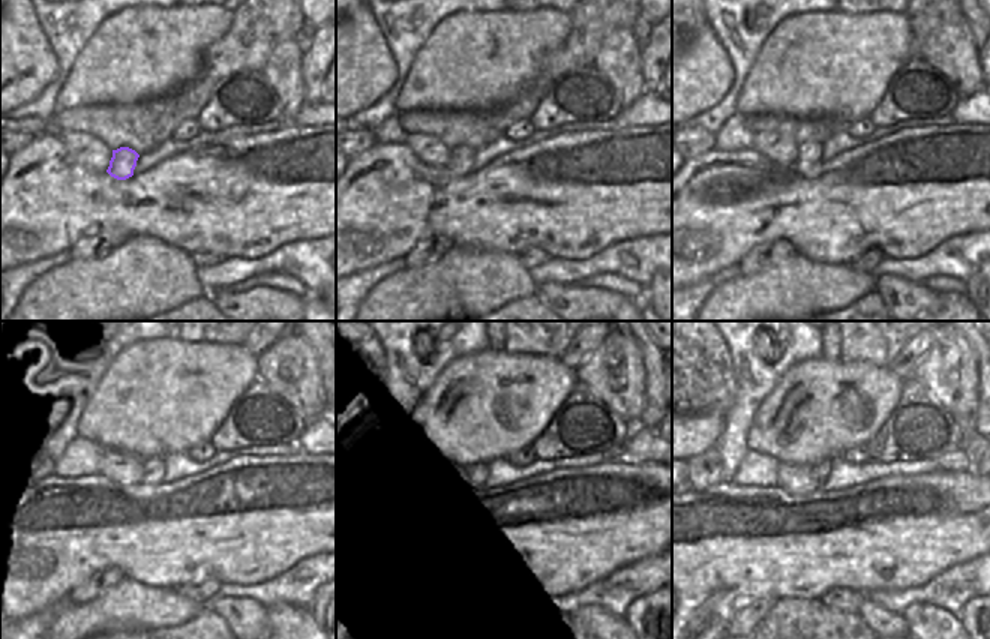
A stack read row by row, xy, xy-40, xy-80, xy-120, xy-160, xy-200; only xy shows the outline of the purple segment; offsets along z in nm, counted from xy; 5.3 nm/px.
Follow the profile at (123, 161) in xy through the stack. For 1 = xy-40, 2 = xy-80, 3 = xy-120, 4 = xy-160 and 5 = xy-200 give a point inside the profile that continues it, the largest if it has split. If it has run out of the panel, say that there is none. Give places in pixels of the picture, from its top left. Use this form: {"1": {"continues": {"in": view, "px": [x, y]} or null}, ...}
{"1": {"continues": {"in": "xy-40", "px": [461, 159]}}, "2": {"continues": {"in": "xy-80", "px": [809, 153]}}, "3": {"continues": {"in": "xy-120", "px": [152, 468]}}, "4": {"continues": {"in": "xy-160", "px": [488, 470]}}, "5": {"continues": {"in": "xy-200", "px": [822, 470]}}}

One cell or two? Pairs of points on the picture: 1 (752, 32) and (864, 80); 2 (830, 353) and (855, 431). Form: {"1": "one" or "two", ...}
{"1": "two", "2": "two"}

